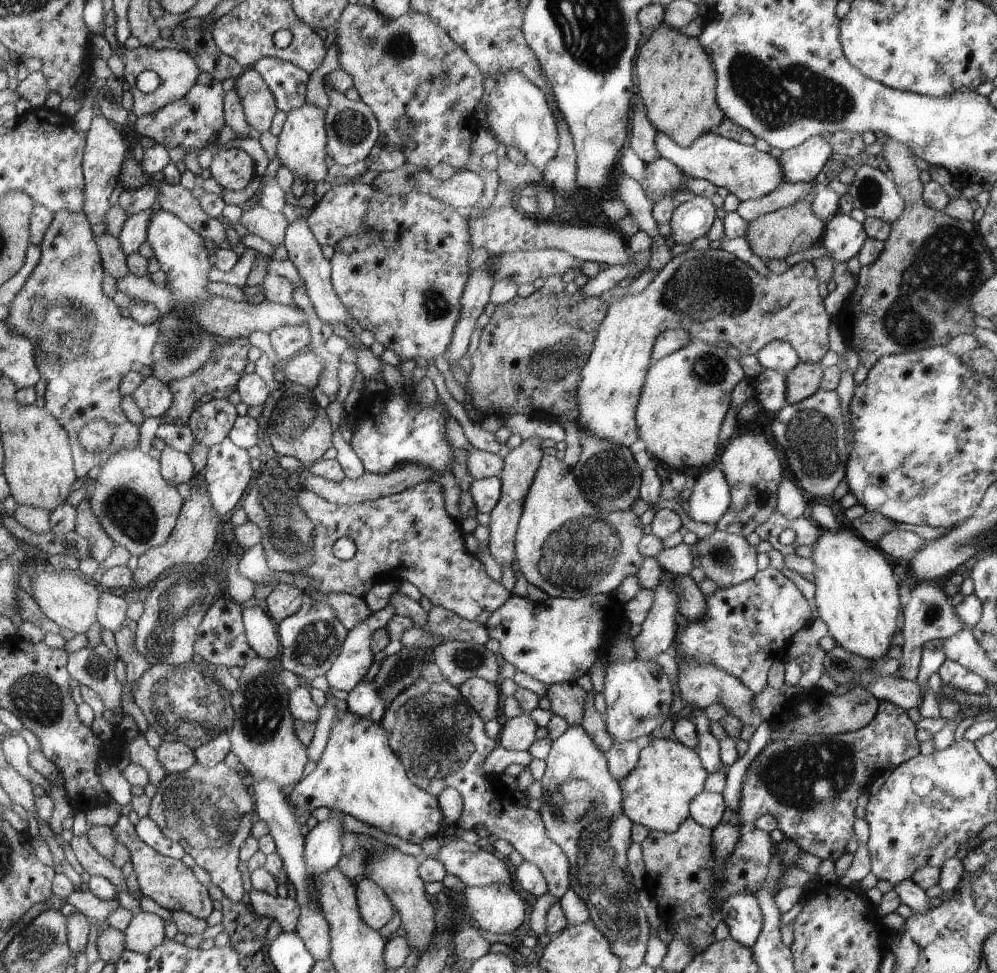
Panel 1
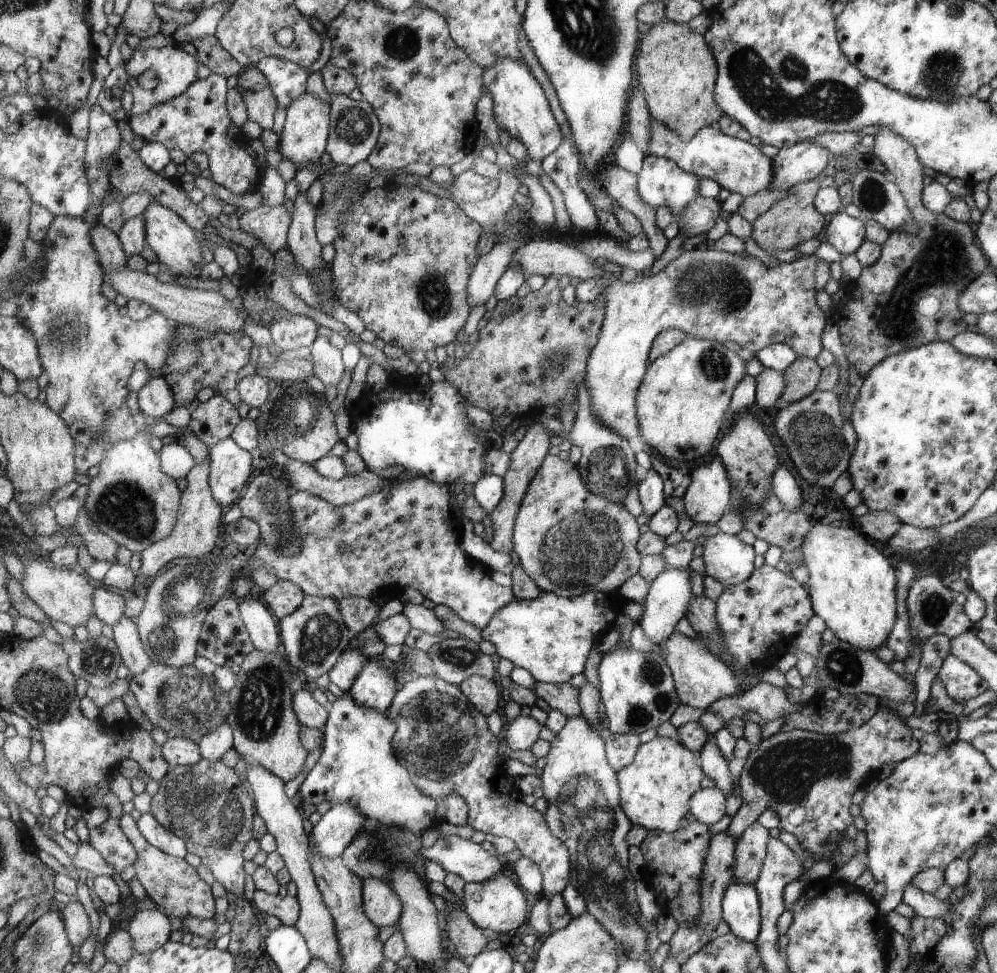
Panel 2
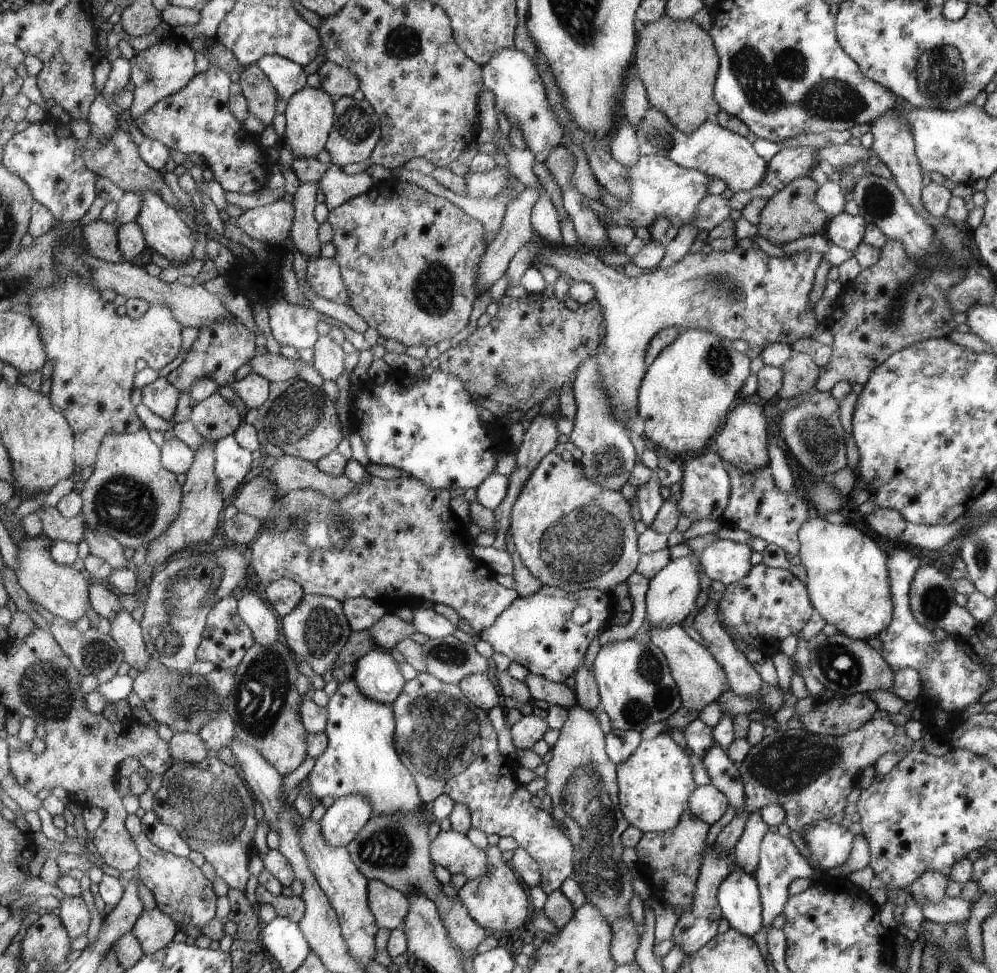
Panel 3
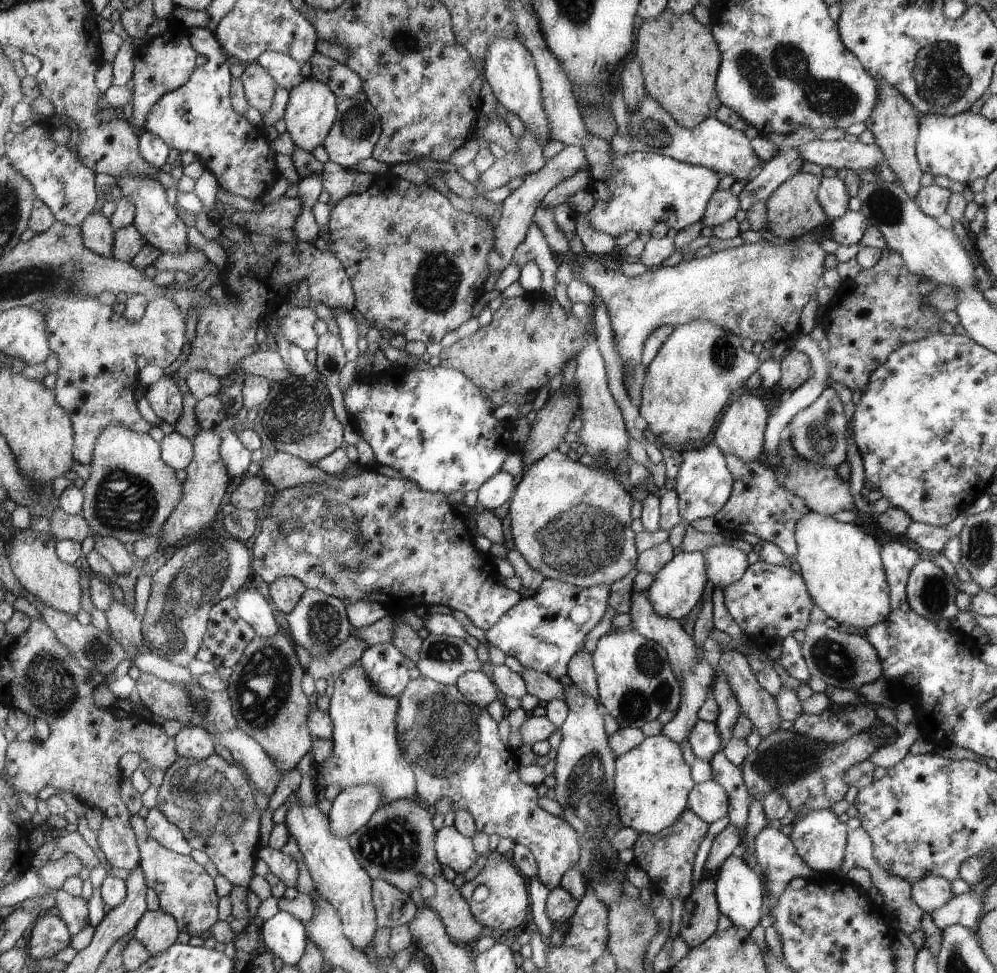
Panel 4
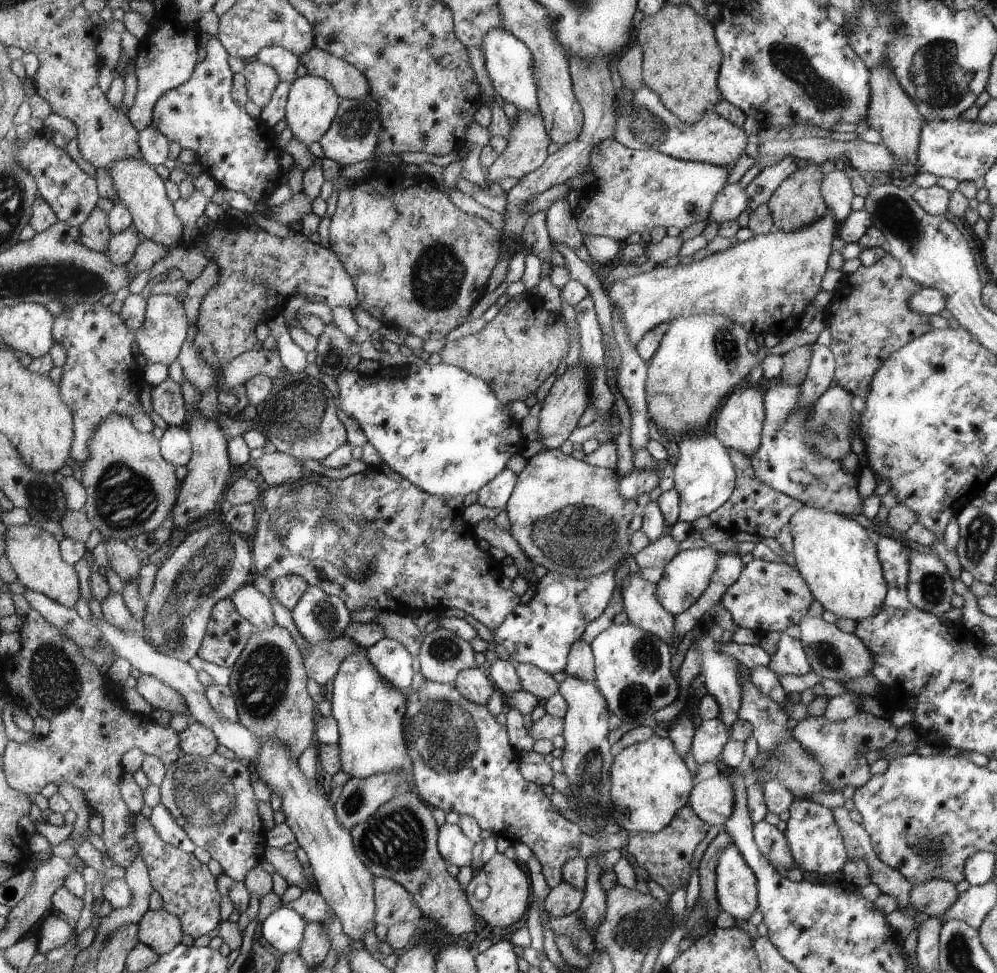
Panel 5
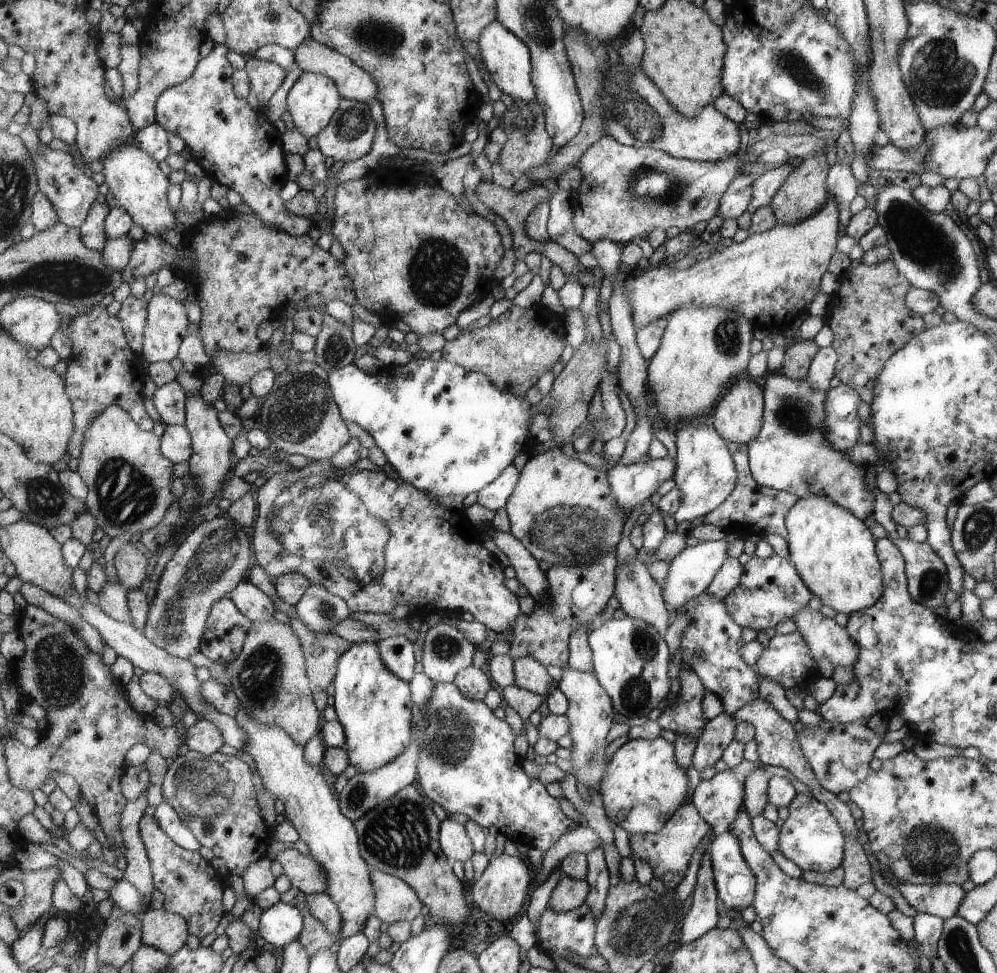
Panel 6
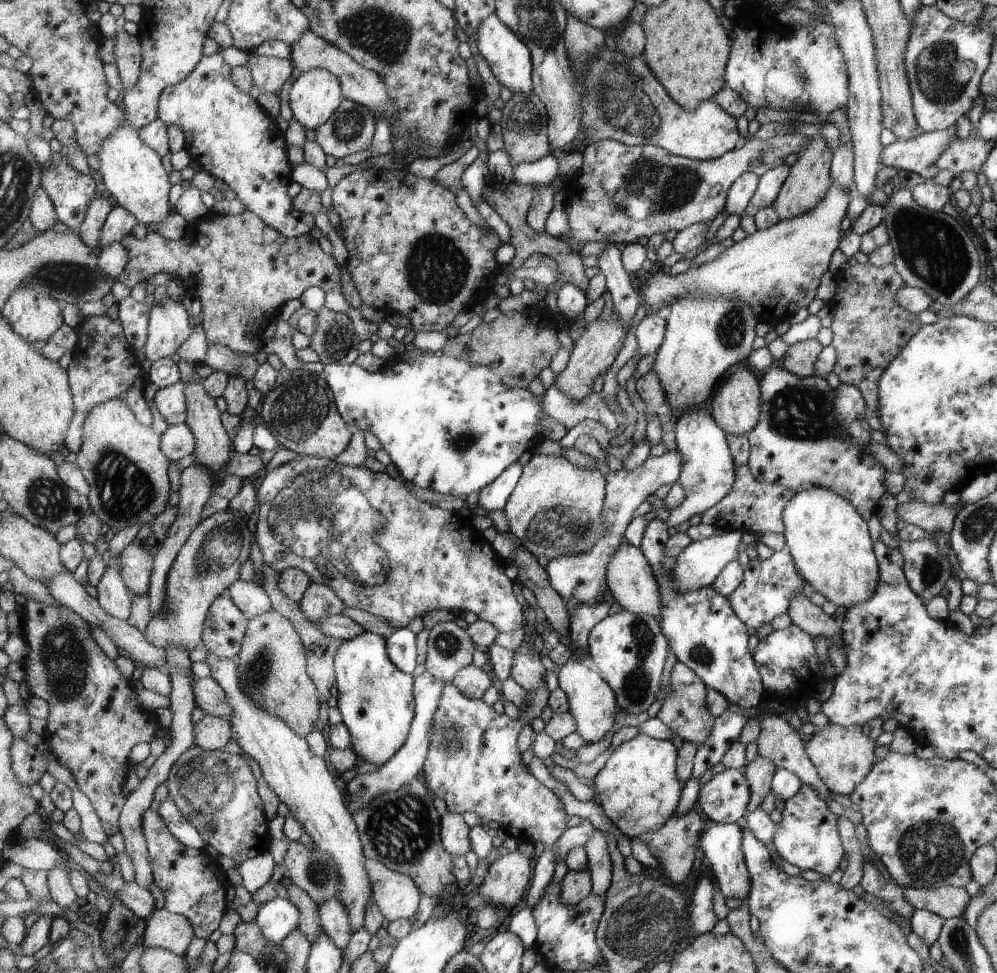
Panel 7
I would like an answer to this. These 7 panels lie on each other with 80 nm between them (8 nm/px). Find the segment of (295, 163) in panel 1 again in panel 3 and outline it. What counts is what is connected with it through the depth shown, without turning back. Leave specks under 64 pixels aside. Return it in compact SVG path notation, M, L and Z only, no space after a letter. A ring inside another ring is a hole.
M304 86L302 90L292 94L287 101L286 112L286 137L290 150L295 158L314 158L331 135L335 125L335 100L324 88L311 88Z

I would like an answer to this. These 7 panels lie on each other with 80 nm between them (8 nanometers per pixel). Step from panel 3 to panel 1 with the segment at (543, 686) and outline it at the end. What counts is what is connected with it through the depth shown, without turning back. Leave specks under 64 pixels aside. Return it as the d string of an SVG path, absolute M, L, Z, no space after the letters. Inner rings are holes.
M570 682L546 685L546 688L546 697L550 700L552 713L564 718L568 727L581 726L588 693L578 684Z

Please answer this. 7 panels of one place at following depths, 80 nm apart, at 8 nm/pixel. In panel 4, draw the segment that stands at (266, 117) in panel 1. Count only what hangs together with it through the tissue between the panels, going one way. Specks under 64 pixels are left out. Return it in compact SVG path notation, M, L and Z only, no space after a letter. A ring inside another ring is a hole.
M257 63L246 64L244 74L241 76L244 93L249 107L266 114L272 106L272 99L276 92L276 82L268 74L268 70Z

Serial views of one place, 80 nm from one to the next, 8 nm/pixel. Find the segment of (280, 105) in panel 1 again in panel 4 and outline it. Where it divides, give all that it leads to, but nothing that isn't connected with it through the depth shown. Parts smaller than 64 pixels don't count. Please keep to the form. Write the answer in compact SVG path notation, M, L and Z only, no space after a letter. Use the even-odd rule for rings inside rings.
M268 51L258 59L257 64L268 70L278 87L290 90L305 80L301 65L288 54Z

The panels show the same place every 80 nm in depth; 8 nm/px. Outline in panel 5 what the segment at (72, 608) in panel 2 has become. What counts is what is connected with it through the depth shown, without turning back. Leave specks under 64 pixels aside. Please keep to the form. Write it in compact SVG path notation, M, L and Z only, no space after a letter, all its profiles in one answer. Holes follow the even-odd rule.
M40 525L8 526L4 534L6 559L10 562L18 582L27 590L46 594L54 602L74 608L80 598L78 576L70 563L63 560L60 544L56 538Z

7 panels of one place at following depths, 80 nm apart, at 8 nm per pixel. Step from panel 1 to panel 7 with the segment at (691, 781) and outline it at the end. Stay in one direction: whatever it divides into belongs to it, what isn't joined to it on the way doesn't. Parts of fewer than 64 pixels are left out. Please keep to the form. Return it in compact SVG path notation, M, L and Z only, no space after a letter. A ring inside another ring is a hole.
M640 734L620 744L594 780L605 816L630 840L661 830L675 816L684 784L678 774L678 750L673 742Z

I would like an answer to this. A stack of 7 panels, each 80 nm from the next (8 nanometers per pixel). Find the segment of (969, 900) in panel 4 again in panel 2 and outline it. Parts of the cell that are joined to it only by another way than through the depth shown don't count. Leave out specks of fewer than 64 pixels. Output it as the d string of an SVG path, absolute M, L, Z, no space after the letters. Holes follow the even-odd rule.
M911 883L904 888L902 903L912 907L917 916L926 919L946 918L946 914L954 910L952 904L947 902L947 900L938 900L936 896L918 890L918 888Z

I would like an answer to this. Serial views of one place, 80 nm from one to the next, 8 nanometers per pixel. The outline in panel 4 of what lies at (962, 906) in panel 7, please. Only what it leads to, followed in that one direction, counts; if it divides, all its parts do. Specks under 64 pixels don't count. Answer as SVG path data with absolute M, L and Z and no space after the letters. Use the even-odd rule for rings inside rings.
M930 875L912 885L911 896L922 908L922 912L930 914L952 900L954 894L951 891L950 881Z

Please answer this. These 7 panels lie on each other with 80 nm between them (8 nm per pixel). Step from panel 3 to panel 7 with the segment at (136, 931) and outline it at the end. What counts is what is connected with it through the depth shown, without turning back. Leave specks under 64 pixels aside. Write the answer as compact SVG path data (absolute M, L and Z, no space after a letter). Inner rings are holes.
M156 909L146 918L142 942L148 948L162 948L183 956L187 954L193 937L194 930L186 916Z

